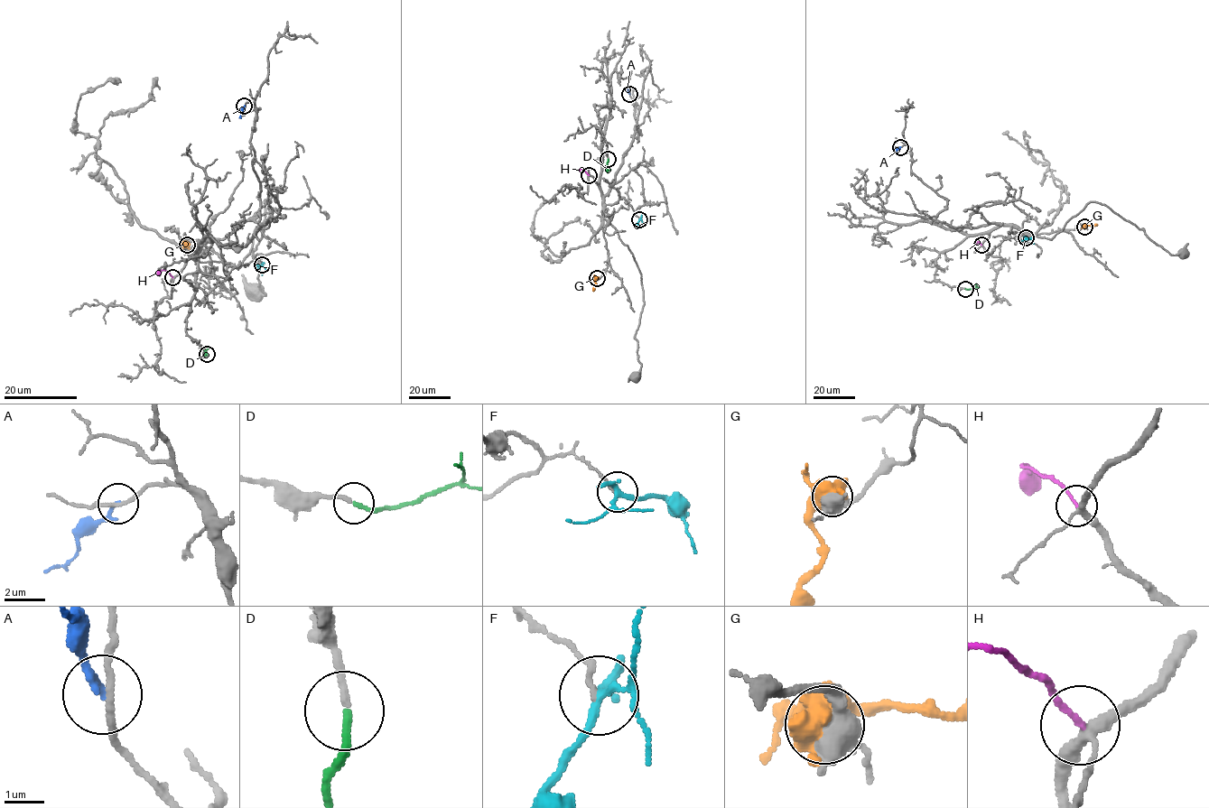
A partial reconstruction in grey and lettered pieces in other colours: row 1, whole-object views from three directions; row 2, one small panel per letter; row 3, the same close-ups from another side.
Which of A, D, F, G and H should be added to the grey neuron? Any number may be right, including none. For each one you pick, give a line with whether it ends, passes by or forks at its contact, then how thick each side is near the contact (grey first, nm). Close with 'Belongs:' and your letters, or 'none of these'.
D: It ends there. Thickness 180 nm (grey) against 190 nm
H: It ends there. Thickness 260 nm (grey) against 140 nm
Belongs: D, H

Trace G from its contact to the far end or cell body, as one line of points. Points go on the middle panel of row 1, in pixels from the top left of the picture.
G: (597, 278), (593, 291)

